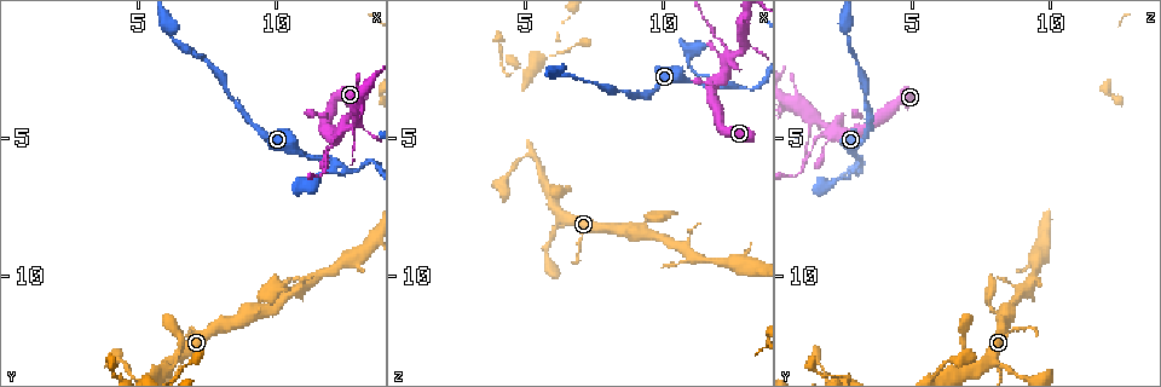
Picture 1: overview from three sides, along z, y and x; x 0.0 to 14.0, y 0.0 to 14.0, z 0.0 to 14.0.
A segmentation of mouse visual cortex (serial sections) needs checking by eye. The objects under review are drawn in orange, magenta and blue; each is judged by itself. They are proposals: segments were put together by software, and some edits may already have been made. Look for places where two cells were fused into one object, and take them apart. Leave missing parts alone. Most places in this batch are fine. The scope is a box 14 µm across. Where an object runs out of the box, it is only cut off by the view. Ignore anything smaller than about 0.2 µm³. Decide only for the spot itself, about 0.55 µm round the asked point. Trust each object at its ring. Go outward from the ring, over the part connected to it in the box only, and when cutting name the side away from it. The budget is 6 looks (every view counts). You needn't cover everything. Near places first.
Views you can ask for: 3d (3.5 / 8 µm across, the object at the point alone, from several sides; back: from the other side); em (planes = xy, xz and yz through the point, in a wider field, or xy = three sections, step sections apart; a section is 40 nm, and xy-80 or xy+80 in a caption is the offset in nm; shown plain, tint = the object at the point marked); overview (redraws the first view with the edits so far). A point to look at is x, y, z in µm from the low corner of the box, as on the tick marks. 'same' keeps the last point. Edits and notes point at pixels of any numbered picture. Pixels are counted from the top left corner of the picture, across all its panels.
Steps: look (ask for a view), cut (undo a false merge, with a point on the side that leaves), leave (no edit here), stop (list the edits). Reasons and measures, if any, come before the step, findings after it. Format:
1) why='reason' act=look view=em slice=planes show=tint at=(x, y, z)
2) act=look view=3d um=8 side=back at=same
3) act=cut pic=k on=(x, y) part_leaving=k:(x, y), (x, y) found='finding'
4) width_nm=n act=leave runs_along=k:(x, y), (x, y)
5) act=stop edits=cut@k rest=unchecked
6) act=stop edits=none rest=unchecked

why='narrows sharply' act=look view=3d um=3.5 at=(11.9, 5.5, 1.3)

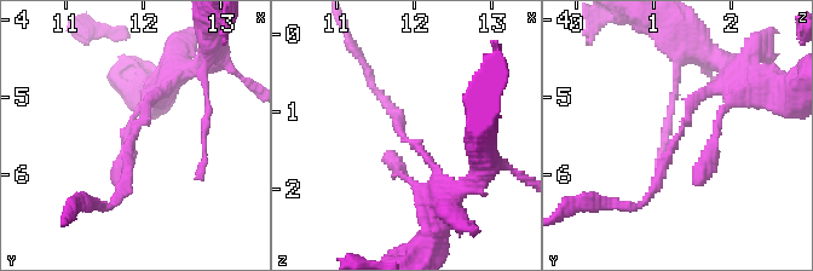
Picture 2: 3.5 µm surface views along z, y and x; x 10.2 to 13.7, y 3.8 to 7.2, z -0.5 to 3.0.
arm_widths_nm=150,150 act=look view=em slice=xy step=1 show=tint at=(11.85, 5.50, 1.35)

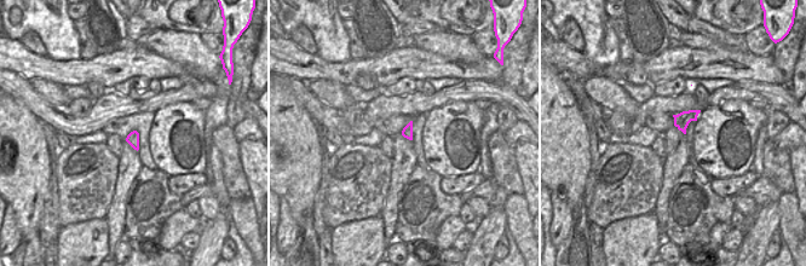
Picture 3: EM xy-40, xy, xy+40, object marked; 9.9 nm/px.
act=leave runs_along=2:(724, 90), (692, 105), (643, 202) found='one cell here'

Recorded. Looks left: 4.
why='three-way junction' act=look view=3d um=8 at=(12.1, 6.0, 3.0)

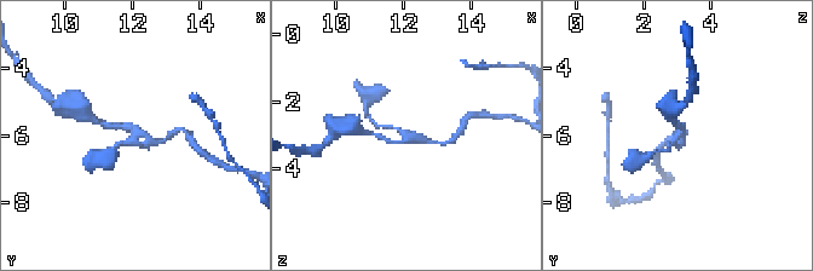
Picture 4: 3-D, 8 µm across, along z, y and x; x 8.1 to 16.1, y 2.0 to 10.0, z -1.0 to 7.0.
act=look view=3d um=3.5 at=(12.1, 5.9, 3.2)

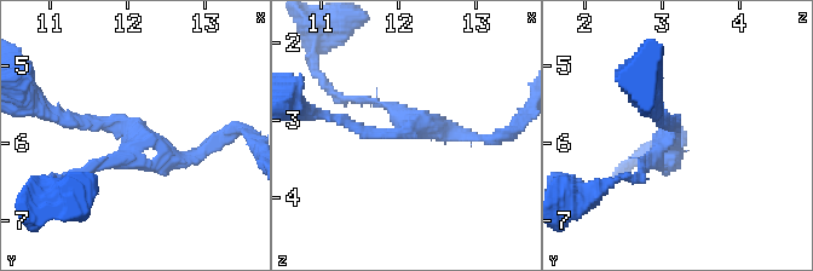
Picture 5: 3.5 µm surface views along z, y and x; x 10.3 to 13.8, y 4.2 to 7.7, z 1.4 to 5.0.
arms=3 arm_widths_nm=100,150,200 act=look view=em slice=xy step=3 show=tint at=(12.10, 5.90, 3.15)

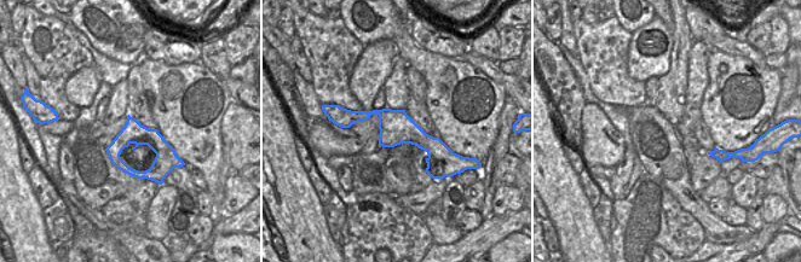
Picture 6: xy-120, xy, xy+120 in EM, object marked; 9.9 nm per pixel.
width_nm=340 act=leave runs_along=5:(659, 122), (675, 126), (641, 174) found='all the same cell'

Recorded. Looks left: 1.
act=stop edits=none rest=unchecked

